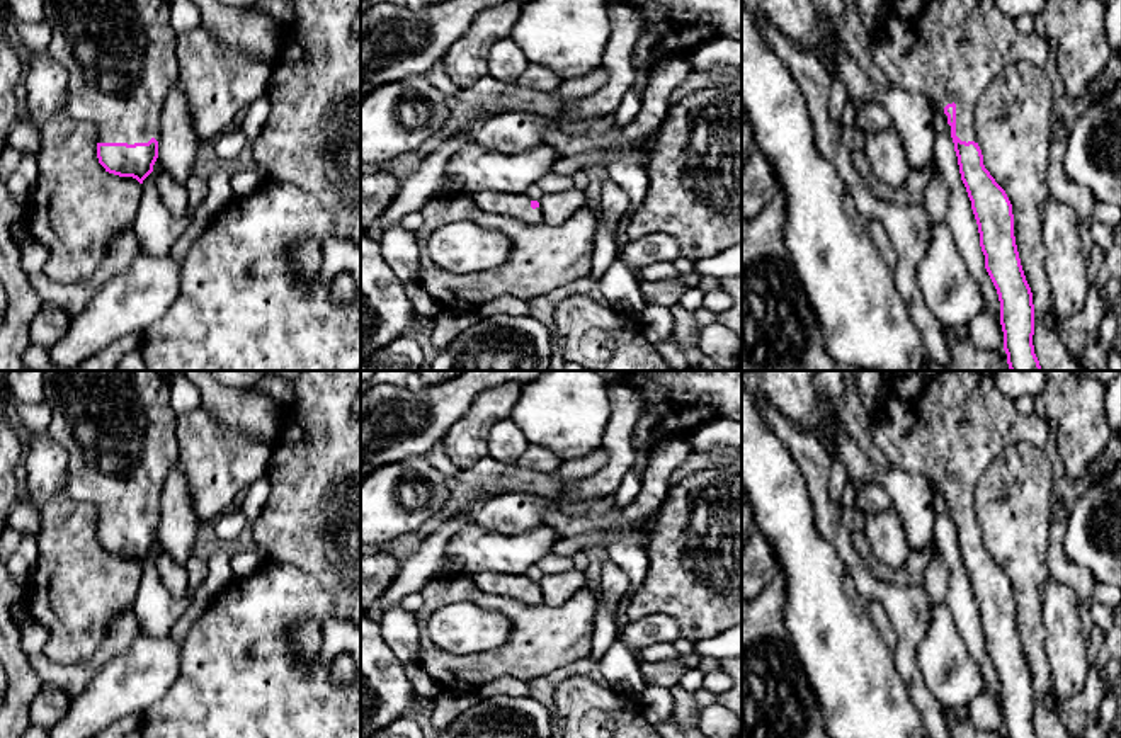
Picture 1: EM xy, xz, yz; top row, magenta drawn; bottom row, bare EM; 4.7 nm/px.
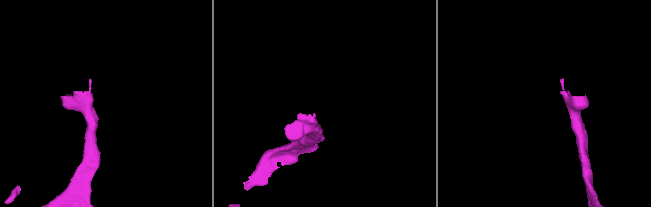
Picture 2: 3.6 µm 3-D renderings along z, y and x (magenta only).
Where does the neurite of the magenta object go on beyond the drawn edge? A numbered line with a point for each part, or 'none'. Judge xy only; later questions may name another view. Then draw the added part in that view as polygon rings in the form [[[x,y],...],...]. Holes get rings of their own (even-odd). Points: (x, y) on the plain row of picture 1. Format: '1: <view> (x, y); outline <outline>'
1: xy (118, 427); outline [[[43,371],[44,400],[51,408],[48,434],[68,452],[66,495],[99,508],[97,524],[148,524],[160,520],[160,497],[179,459],[175,413],[168,381],[160,371]]]

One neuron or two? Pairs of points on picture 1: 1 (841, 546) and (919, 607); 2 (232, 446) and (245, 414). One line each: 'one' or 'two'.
1: one
2: two

